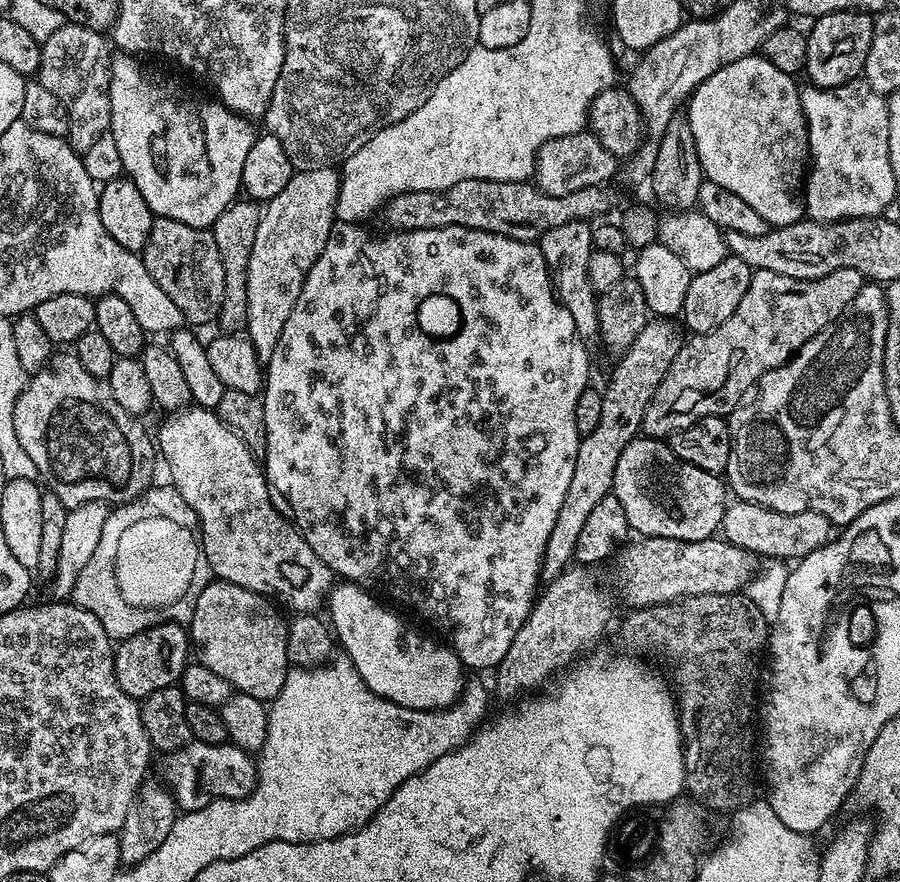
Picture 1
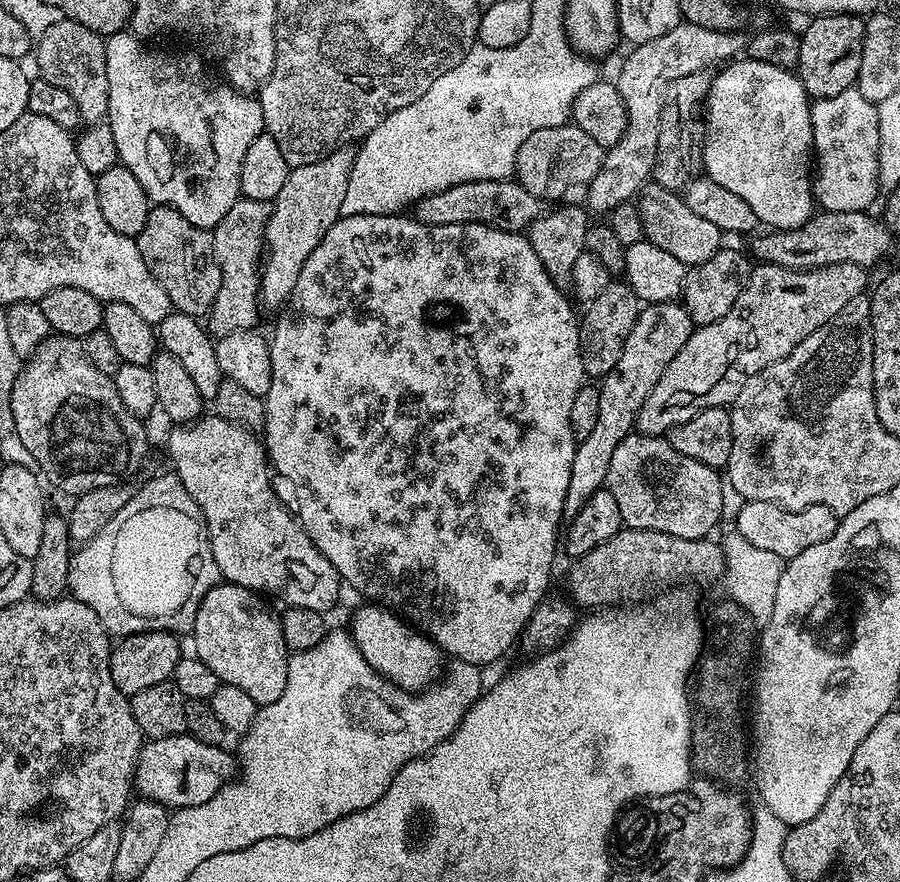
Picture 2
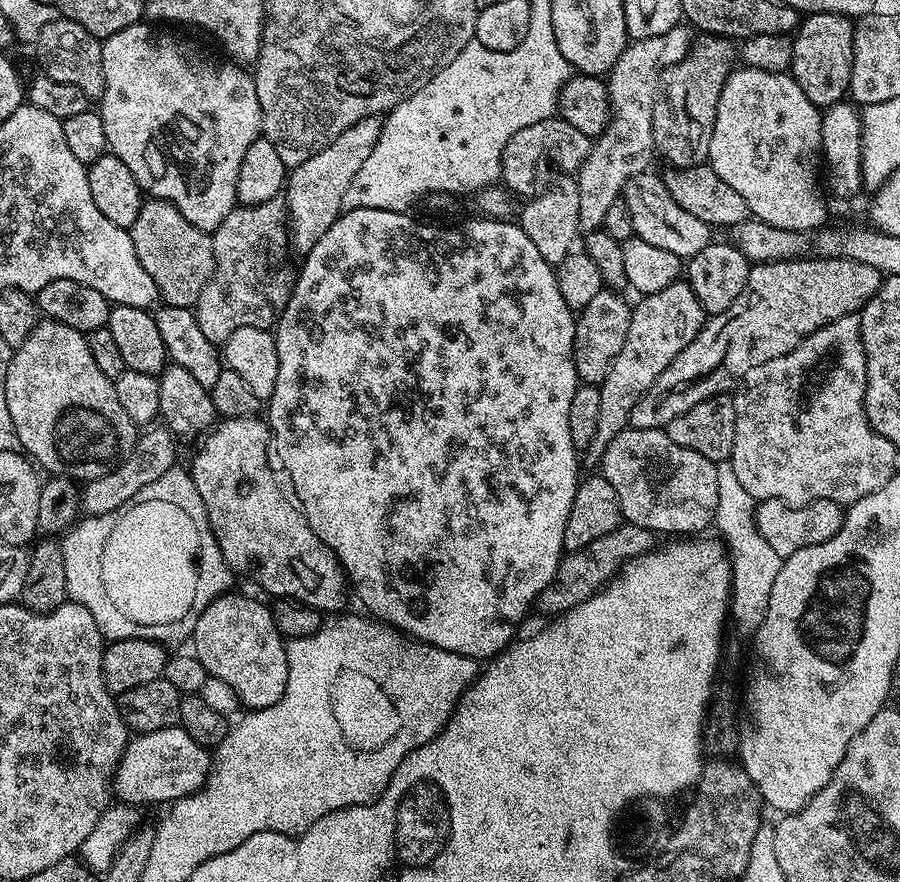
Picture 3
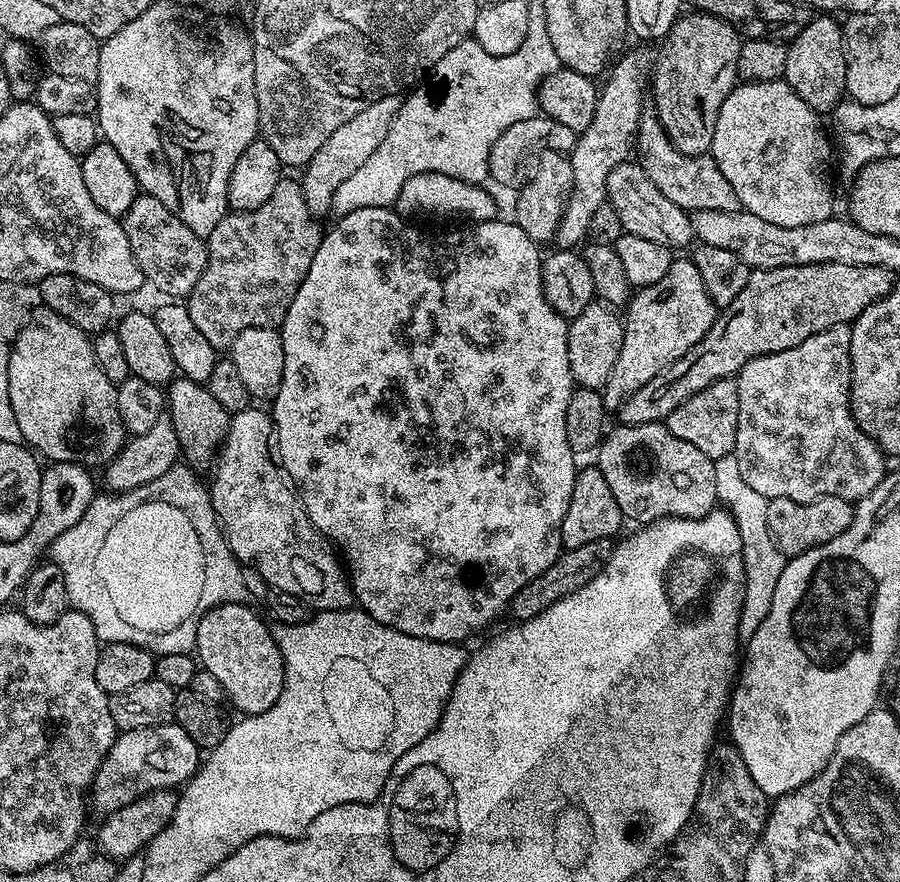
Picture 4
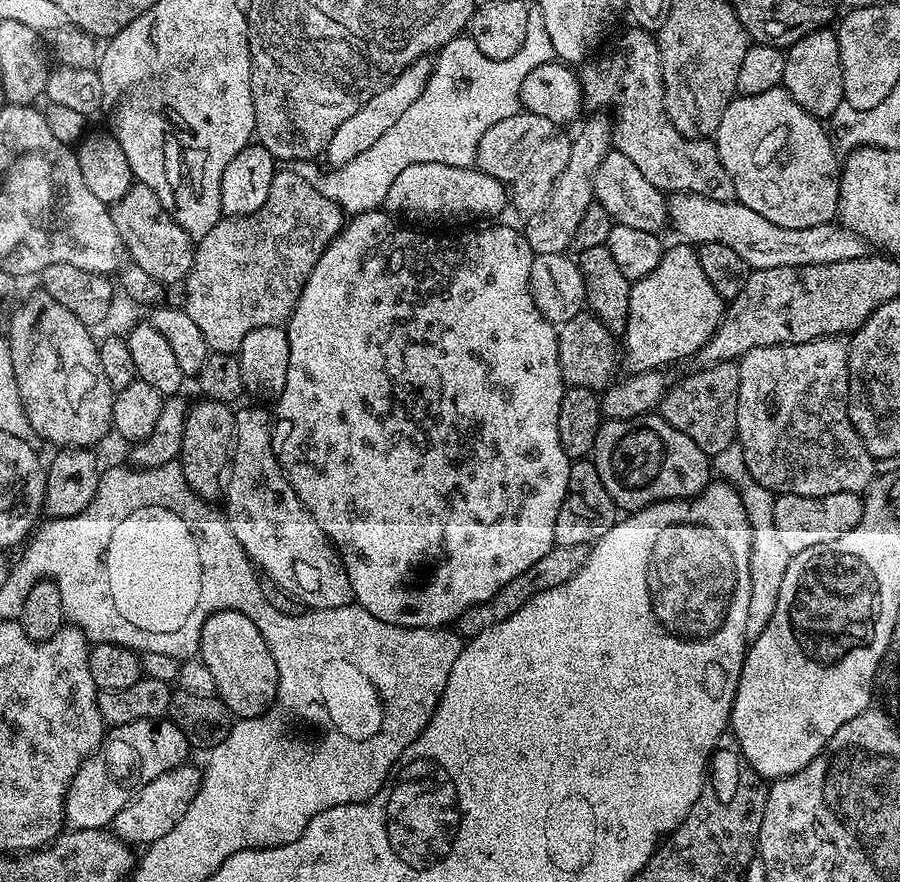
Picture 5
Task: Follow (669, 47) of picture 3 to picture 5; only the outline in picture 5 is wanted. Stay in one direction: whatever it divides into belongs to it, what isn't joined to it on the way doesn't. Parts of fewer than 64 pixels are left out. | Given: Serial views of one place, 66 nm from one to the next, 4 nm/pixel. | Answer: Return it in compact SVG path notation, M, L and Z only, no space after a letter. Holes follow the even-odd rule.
M592 114L592 117L580 128L580 133L572 140L570 162L566 170L552 184L550 203L544 211L531 217L528 225L522 228L535 255L565 253L572 245L578 224L582 222L587 208L593 204L592 179L599 170L599 164L606 158L612 144L613 121L604 114Z

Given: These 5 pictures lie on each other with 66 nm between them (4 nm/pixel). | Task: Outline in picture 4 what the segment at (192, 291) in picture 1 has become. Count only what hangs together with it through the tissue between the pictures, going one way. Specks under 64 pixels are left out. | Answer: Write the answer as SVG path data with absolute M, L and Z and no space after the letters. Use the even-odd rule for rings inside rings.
M137 194L130 210L122 218L124 229L126 230L126 242L130 242L130 250L142 270L145 281L149 285L153 284L160 292L165 292L168 298L186 298L198 286L198 278L202 278L202 270L206 270L208 261L208 245L205 237L194 234L190 226L183 224L158 198L147 194Z

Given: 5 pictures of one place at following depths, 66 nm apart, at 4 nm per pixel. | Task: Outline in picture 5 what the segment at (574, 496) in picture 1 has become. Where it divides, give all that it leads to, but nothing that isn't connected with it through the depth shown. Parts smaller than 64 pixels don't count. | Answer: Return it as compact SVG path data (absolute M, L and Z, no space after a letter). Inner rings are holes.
M676 242L673 246L665 247L662 258L646 278L635 281L628 290L628 321L622 333L622 360L628 363L627 371L654 372L667 369L667 364L675 360L684 360L687 356L695 357L704 343L716 332L720 320L724 316L726 302L710 286L710 278L706 278L702 270L699 251L687 242Z

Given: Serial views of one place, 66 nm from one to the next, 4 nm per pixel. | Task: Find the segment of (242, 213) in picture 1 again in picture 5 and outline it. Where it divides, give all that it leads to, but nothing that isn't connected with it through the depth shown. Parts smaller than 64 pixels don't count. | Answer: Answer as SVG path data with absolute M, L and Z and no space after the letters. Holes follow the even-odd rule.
M277 170L274 182L270 182L270 194L266 202L262 202L254 214L221 218L210 234L199 237L192 269L182 284L182 307L188 311L190 318L194 318L198 330L202 330L202 338L206 338L209 349L239 353L242 338L246 338L250 330L287 322L318 258L322 258L326 246L330 246L334 237L344 229L345 223L346 213L335 200L326 198L314 184L306 182L299 171Z

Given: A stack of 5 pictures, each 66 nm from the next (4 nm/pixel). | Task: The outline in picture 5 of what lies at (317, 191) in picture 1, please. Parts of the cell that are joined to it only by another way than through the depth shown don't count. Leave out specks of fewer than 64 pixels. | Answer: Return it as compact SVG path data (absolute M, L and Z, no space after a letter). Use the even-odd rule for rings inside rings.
M428 58L414 61L409 68L402 70L402 74L398 74L382 90L378 90L378 94L374 94L374 98L370 98L370 102L366 102L362 110L350 114L350 118L346 118L346 122L342 122L338 130L334 130L334 138L330 138L326 149L329 165L348 164L354 158L358 158L362 150L374 146L374 142L378 142L378 138L382 138L382 134L386 134L386 130L390 130L390 126L394 126L394 122L402 118L402 114L406 114L406 109L416 101L418 94L426 90L432 66L433 61Z

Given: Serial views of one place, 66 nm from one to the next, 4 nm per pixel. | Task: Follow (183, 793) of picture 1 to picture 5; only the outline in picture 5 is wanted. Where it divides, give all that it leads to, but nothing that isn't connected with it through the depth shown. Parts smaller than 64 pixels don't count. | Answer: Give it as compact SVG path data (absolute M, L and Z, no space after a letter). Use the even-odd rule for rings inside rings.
M171 719L138 720L109 727L104 741L74 774L64 799L64 818L69 829L107 829L112 819L154 778L174 770L189 759L188 740Z

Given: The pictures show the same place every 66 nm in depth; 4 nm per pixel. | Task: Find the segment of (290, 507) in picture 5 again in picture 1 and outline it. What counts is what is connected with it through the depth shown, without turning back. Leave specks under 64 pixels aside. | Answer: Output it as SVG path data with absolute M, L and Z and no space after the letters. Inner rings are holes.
M192 406L169 415L167 419L160 428L158 452L163 463L164 460L168 463L171 487L179 490L182 498L186 498L188 505L196 511L202 556L207 567L208 564L212 567L211 575L267 596L281 605L289 604L296 614L312 614L320 610L316 608L323 609L334 587L334 573L322 558L318 558L318 554L314 554L314 550L310 550L295 523L272 505L273 493L254 453L220 421L215 411Z

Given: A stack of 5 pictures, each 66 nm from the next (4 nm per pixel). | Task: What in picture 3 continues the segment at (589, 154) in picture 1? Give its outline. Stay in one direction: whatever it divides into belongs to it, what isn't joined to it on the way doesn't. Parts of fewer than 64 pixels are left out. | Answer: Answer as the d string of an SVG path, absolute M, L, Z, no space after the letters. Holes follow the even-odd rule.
M553 118L534 122L534 126L518 130L518 134L514 134L510 142L506 142L506 150L502 150L500 175L503 187L517 197L531 198L537 192L543 192L546 187L544 175L548 172L548 163L557 164L559 171L564 174L579 173L592 145L593 141L586 134L582 134L582 130L574 130L574 126L570 126L570 122L565 120Z

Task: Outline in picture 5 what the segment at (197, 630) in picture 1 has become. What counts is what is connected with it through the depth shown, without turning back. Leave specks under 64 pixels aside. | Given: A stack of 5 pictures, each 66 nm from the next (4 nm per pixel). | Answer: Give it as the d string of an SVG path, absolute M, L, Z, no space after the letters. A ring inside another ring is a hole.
M220 610L210 614L202 626L198 658L214 677L216 695L232 711L233 717L249 720L261 716L276 700L278 666L262 630L254 626L246 614L234 610Z

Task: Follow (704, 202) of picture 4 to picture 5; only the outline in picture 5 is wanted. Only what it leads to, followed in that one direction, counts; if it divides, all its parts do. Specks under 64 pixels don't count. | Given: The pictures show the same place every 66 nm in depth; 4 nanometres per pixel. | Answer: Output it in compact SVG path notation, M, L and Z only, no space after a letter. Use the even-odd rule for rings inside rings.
M635 26L629 27L630 30L624 36L624 52L616 52L613 56L604 56L601 60L597 58L589 58L579 65L578 75L580 77L580 89L584 95L584 103L592 110L608 110L604 108L613 108L616 111L614 115L614 123L612 125L612 144L614 148L620 151L622 154L630 158L630 161L634 162L634 165L638 166L642 170L642 175L653 184L656 188L659 188L664 194L675 194L677 192L689 192L690 194L702 194L706 198L714 198L715 200L734 200L736 199L736 191L734 190L734 182L730 182L730 174L726 174L726 166L722 166L722 158L718 158L718 150L715 143L708 138L689 138L683 136L672 125L670 118L666 114L664 109L664 79L662 78L662 62L660 61L660 45L657 37L653 33Z

